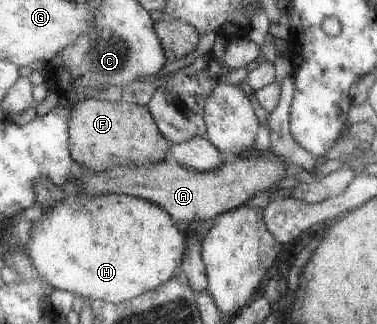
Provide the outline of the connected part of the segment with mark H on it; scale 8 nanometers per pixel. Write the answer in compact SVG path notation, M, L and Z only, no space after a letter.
M74 194L74 196L66 196L66 200L60 200L58 206L50 208L46 214L42 212L42 216L38 220L34 220L28 227L28 238L25 242L25 252L29 256L29 262L34 268L34 273L42 277L52 289L68 290L77 298L88 298L92 300L102 300L103 303L124 302L124 300L130 300L132 296L138 296L138 294L144 294L146 290L154 288L159 284L165 283L178 269L180 259L184 250L184 236L178 232L174 220L158 206L146 202L146 200L138 200L138 198L132 198L132 196L118 196L118 194L104 194L104 196L88 196L88 194Z

